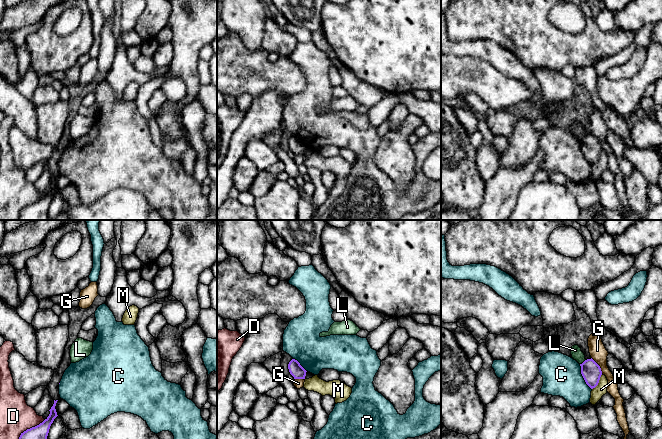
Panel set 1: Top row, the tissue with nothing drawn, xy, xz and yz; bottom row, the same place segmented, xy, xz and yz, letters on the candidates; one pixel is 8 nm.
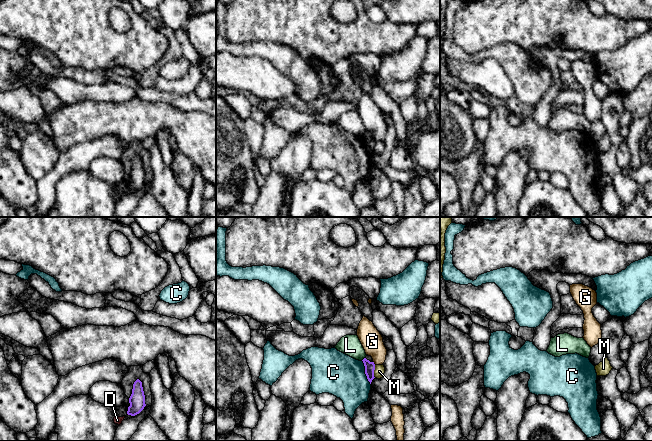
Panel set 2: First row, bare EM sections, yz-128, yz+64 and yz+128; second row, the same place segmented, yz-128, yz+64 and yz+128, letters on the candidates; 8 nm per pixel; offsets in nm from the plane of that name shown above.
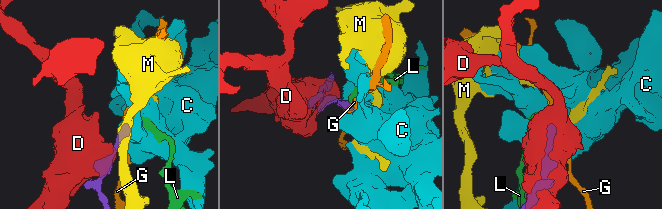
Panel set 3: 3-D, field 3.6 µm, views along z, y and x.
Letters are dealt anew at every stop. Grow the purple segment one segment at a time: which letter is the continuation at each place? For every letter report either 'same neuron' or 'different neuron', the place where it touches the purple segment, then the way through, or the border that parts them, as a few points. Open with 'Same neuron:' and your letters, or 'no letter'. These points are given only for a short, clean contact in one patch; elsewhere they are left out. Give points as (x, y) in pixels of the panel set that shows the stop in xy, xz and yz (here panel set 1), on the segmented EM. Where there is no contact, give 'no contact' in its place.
Same neuron: no letter
C: different neuron; contact yz (583, 377); border yz (579, 364), (581, 375), (591, 389)
D: different neuron; contact xy (32, 427)
G: different neuron; contact yz (598, 365); border yz (591, 357), (602, 373)
L: different neuron; contact yz (583, 362); border yz (585, 359), (580, 364)
M: different neuron; contact yz (598, 382); border yz (602, 374), (599, 382), (592, 389)

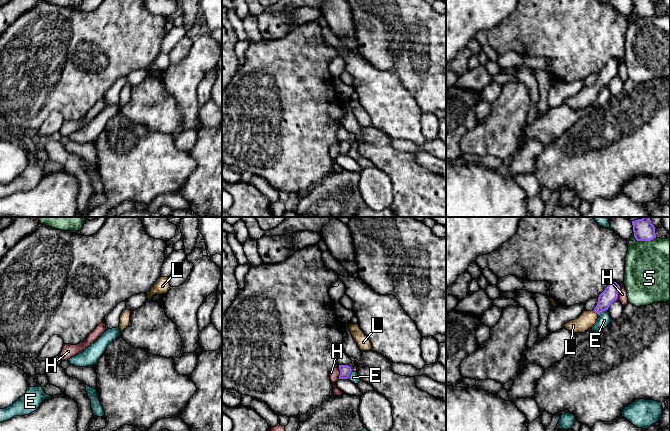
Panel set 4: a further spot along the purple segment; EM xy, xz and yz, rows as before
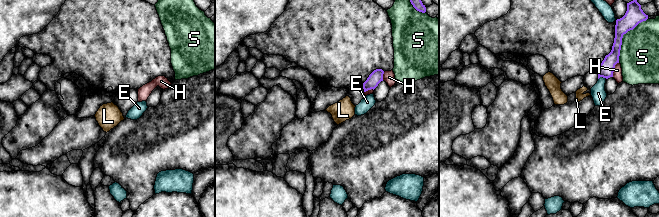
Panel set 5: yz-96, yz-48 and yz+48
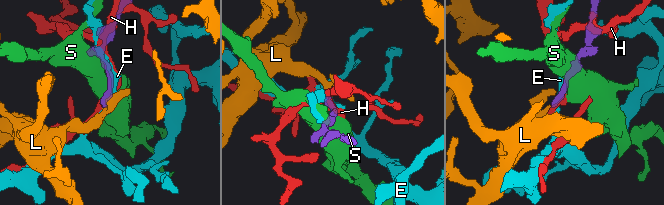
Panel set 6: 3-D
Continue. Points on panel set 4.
Same neuron: L
E: different neuron; contact yz (602, 311)
H: different neuron; contact xz (340, 373)
L: same neuron; contact yz (596, 312); way yz (610, 294), (596, 312), (587, 319)
S: different neuron; contact yz (642, 240)

